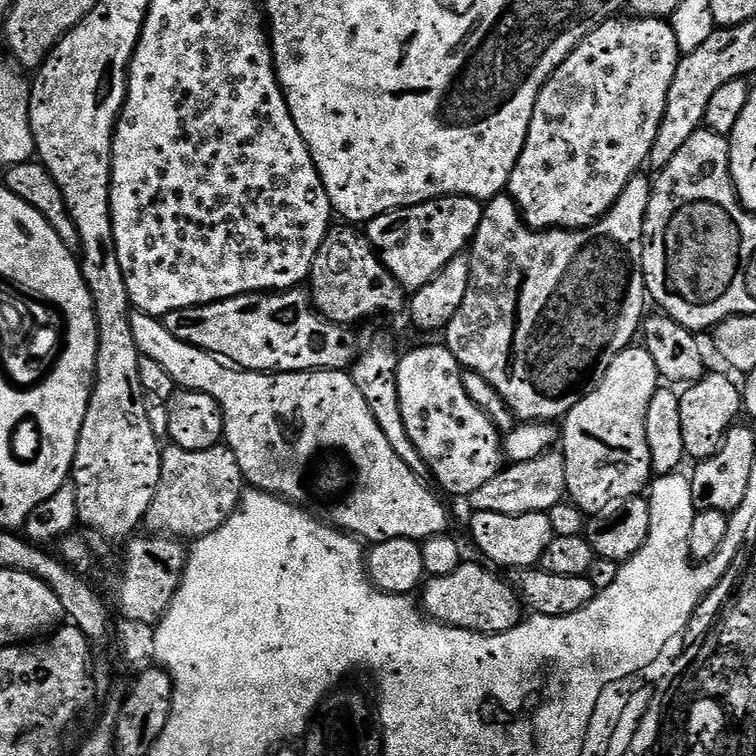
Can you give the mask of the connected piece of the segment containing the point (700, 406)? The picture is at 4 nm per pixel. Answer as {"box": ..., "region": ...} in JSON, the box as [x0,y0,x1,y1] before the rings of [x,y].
{"box":[678,371,742,462],"region":[[[709,371],[701,380],[696,380],[687,385],[680,392],[680,405],[678,411],[682,417],[682,446],[684,447],[685,457],[691,458],[693,461],[699,462],[710,458],[722,446],[724,435],[729,428],[737,423],[736,420],[742,416],[742,388],[739,383],[736,384],[731,380],[731,375],[723,376],[720,372]]]}

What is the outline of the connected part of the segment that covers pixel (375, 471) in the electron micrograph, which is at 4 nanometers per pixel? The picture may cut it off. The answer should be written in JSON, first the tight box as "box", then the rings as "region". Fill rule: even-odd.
{"box":[130,311,449,542],"region":[[[133,311],[130,318],[130,331],[134,334],[134,342],[138,346],[140,355],[154,358],[154,362],[158,362],[158,366],[162,366],[162,370],[166,370],[166,374],[170,374],[170,378],[174,378],[177,389],[185,388],[202,394],[210,394],[210,398],[214,398],[214,402],[218,402],[224,415],[224,440],[227,447],[232,449],[234,458],[238,458],[238,466],[242,470],[245,481],[253,489],[270,492],[274,496],[288,500],[291,504],[306,506],[307,511],[323,520],[325,524],[331,524],[333,528],[339,528],[340,531],[349,533],[364,542],[379,542],[390,538],[410,538],[423,542],[431,536],[442,536],[449,531],[448,512],[444,509],[443,502],[424,485],[425,481],[421,477],[412,473],[410,466],[406,466],[406,462],[402,462],[402,458],[398,458],[398,454],[394,454],[390,442],[386,442],[386,434],[382,434],[378,422],[374,422],[374,414],[370,414],[370,406],[366,406],[366,398],[362,398],[362,394],[358,394],[358,386],[354,386],[351,375],[347,371],[278,372],[275,374],[245,372],[243,368],[229,366],[220,357],[211,356],[209,352],[198,346],[190,346],[186,342],[174,338],[174,334],[170,334],[170,330],[166,330],[163,319],[145,312]]]}

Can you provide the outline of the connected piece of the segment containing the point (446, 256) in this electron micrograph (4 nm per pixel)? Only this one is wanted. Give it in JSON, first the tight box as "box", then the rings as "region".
{"box":[366,196,484,290],"region":[[[440,196],[424,204],[378,214],[378,218],[368,221],[366,231],[386,270],[398,278],[405,290],[415,290],[426,286],[426,282],[471,245],[483,213],[484,204],[472,196]]]}

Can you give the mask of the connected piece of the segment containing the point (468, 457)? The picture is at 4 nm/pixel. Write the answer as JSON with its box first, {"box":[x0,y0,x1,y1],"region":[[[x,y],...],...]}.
{"box":[398,343,505,497],"region":[[[443,343],[424,344],[400,356],[398,402],[402,402],[402,422],[406,422],[410,442],[418,446],[431,479],[436,479],[450,495],[468,497],[505,467],[502,433],[466,394],[462,369]]]}

